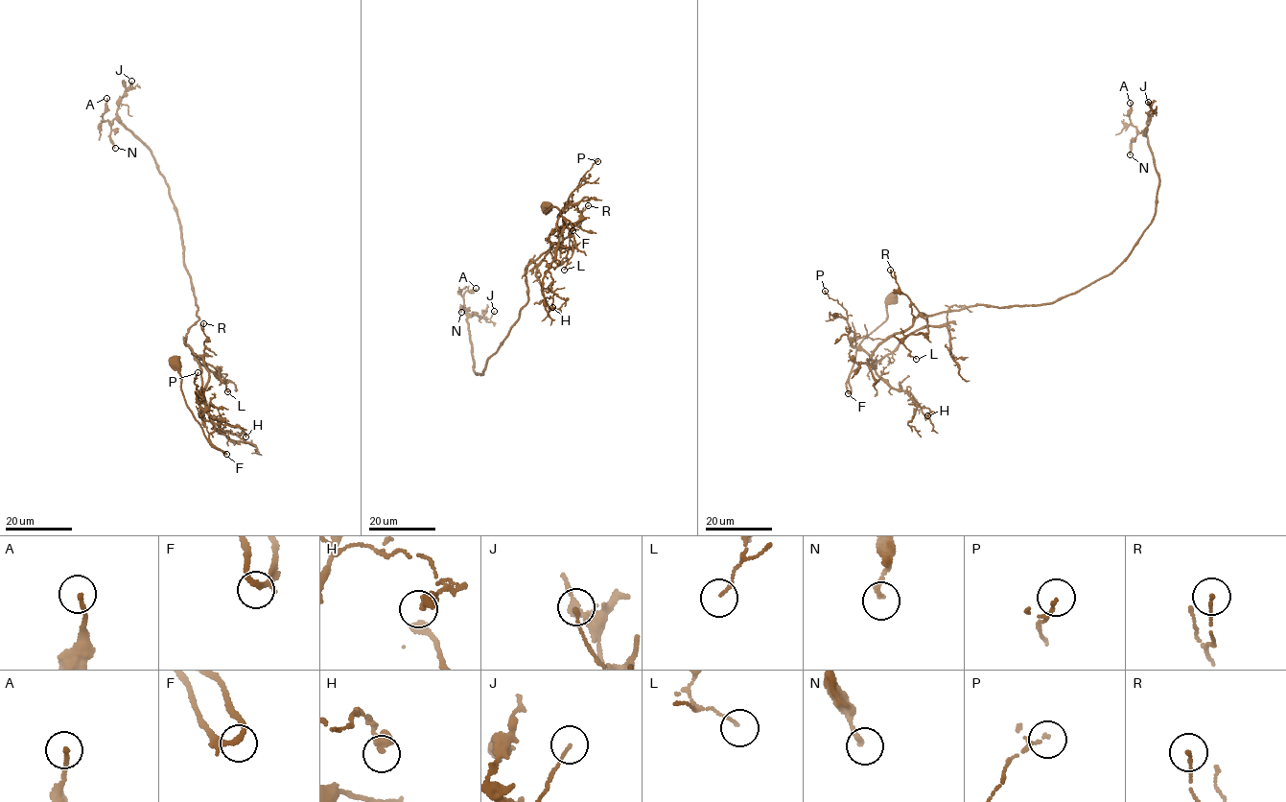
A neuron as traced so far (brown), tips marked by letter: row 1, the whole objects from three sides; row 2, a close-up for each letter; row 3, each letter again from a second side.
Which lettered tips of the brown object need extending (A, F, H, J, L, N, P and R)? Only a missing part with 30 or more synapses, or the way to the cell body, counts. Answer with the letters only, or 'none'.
none

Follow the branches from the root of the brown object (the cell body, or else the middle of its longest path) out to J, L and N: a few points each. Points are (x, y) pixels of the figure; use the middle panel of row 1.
J: (547, 207), (570, 224), (562, 242), (527, 266), (528, 302), (477, 374), (467, 318), (489, 322), (494, 311)
L: (547, 207), (570, 224), (549, 249), (557, 263), (571, 249), (564, 270)
N: (547, 207), (570, 224), (559, 229), (562, 242), (527, 266), (528, 302), (481, 374), (461, 312)

